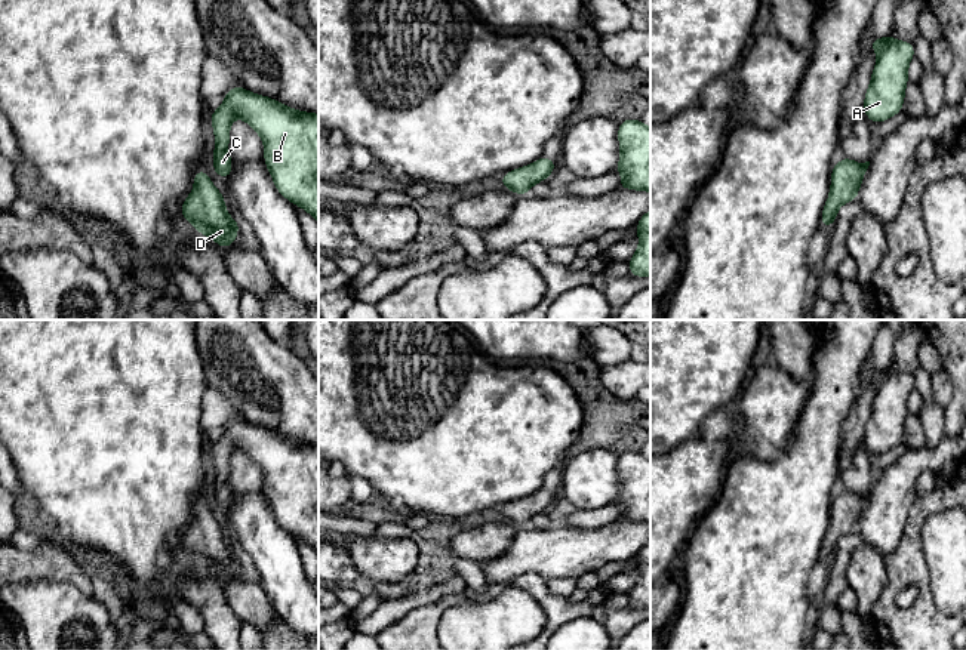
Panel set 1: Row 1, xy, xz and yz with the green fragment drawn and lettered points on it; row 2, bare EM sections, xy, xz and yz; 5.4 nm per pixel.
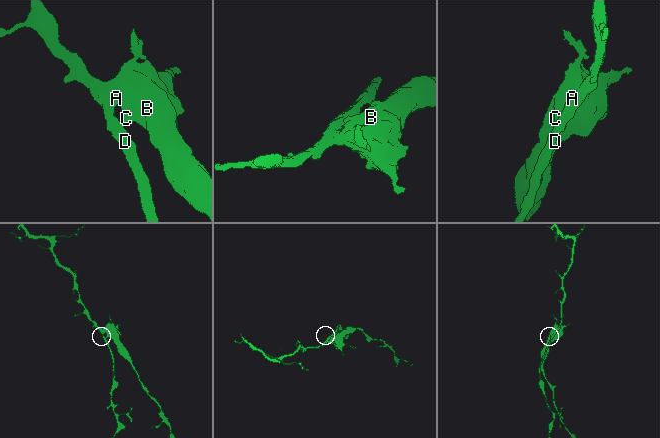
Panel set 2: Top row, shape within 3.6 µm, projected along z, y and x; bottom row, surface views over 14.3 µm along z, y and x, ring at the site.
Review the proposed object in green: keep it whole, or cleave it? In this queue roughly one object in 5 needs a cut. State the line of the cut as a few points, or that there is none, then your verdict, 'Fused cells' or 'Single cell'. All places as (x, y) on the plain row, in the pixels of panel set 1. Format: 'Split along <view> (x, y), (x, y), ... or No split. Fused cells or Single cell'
No split. Single cell

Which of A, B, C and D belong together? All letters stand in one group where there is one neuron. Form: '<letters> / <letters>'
A B C D

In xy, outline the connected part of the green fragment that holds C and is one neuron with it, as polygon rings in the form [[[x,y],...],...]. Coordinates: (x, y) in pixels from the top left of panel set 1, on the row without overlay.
[[[236,416],[210,447],[215,465],[213,502],[228,511],[233,493],[228,484],[230,459],[236,449],[244,452],[264,472],[264,493],[279,526],[308,543],[319,555],[319,446],[305,444]]]

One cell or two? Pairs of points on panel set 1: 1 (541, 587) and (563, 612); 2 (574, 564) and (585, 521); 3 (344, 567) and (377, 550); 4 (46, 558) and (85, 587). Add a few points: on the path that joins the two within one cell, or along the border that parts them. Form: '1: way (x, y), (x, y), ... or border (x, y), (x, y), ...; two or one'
1: way (544, 592), (557, 606); one
2: border (617, 518), (590, 529), (562, 523); two
3: border (334, 544), (347, 550), (362, 575); two
4: way (55, 563), (65, 567), (76, 578); one

